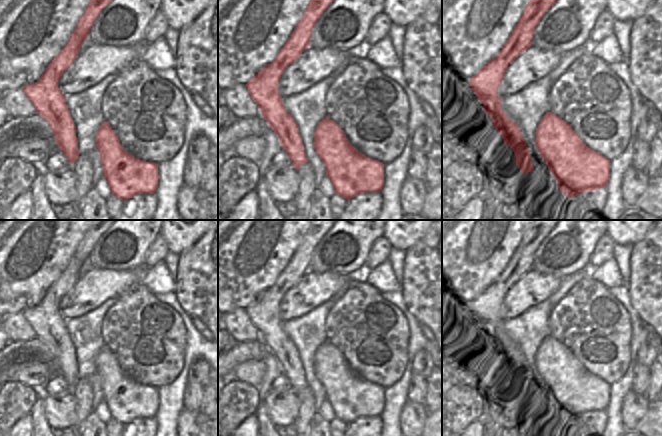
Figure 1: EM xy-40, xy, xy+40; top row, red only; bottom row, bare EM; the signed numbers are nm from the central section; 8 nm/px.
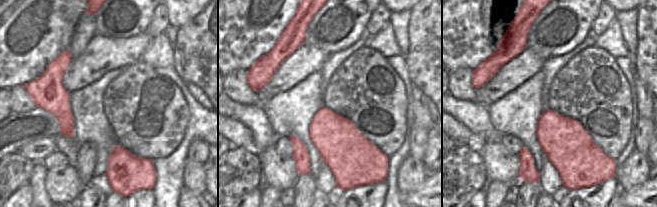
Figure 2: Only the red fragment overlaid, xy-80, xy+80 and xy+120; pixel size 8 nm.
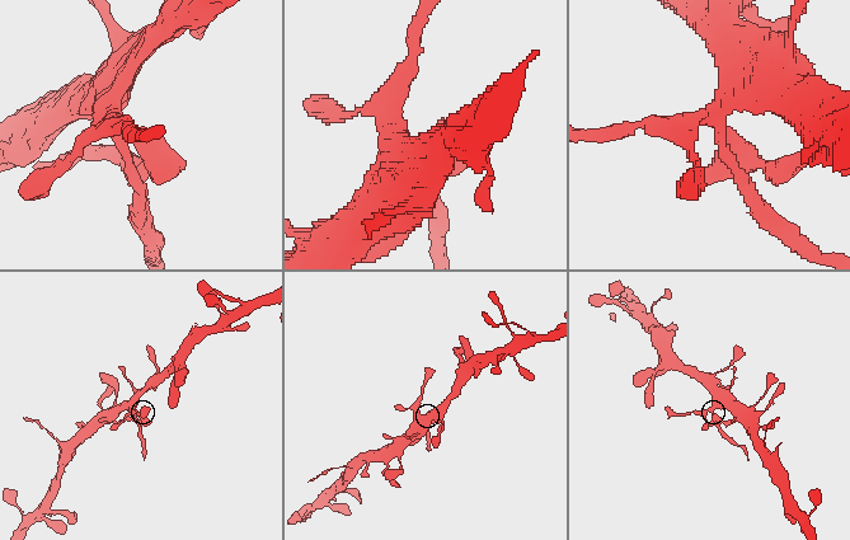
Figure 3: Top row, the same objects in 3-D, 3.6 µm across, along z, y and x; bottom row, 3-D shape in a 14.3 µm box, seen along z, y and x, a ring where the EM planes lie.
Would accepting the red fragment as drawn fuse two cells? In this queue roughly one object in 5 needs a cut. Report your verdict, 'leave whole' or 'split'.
split

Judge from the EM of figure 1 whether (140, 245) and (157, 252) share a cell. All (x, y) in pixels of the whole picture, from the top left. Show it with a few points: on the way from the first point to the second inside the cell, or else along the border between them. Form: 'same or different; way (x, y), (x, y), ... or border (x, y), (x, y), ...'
different; border (159, 233), (152, 243), (143, 265)

